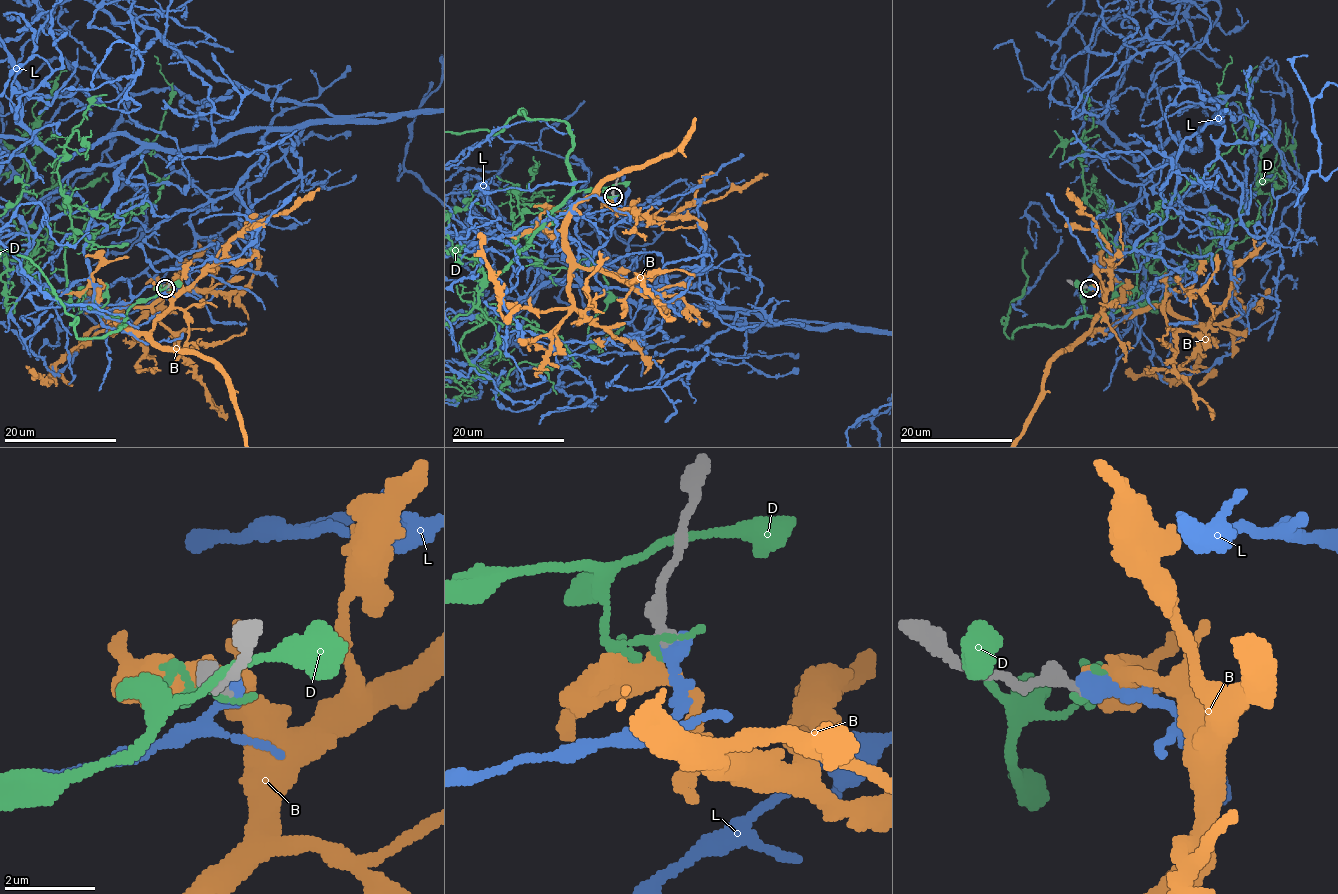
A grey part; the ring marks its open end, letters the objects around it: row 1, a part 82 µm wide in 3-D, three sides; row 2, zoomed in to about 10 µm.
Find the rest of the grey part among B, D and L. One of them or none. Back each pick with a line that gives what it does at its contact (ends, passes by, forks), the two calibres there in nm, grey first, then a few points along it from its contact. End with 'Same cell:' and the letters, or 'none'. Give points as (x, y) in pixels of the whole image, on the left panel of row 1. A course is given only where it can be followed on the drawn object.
L: it ends | 320/400 nm
Same cell: L

